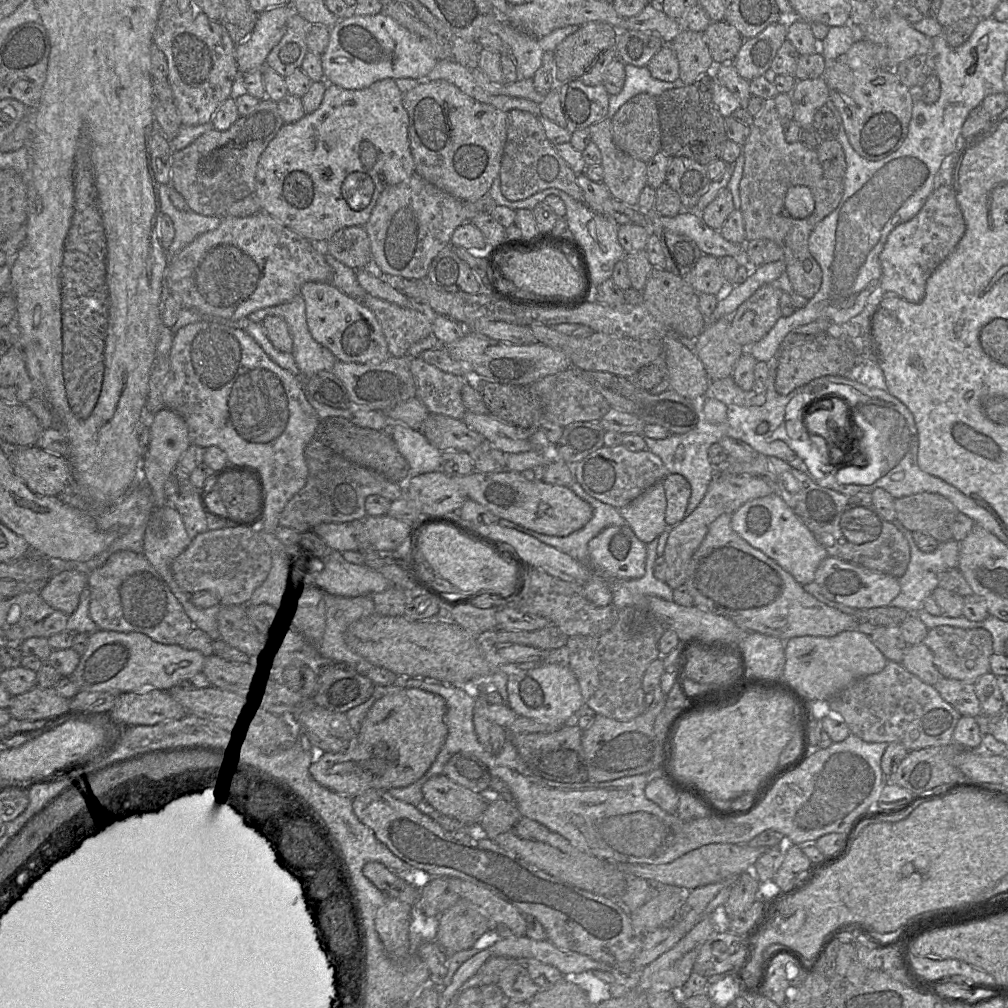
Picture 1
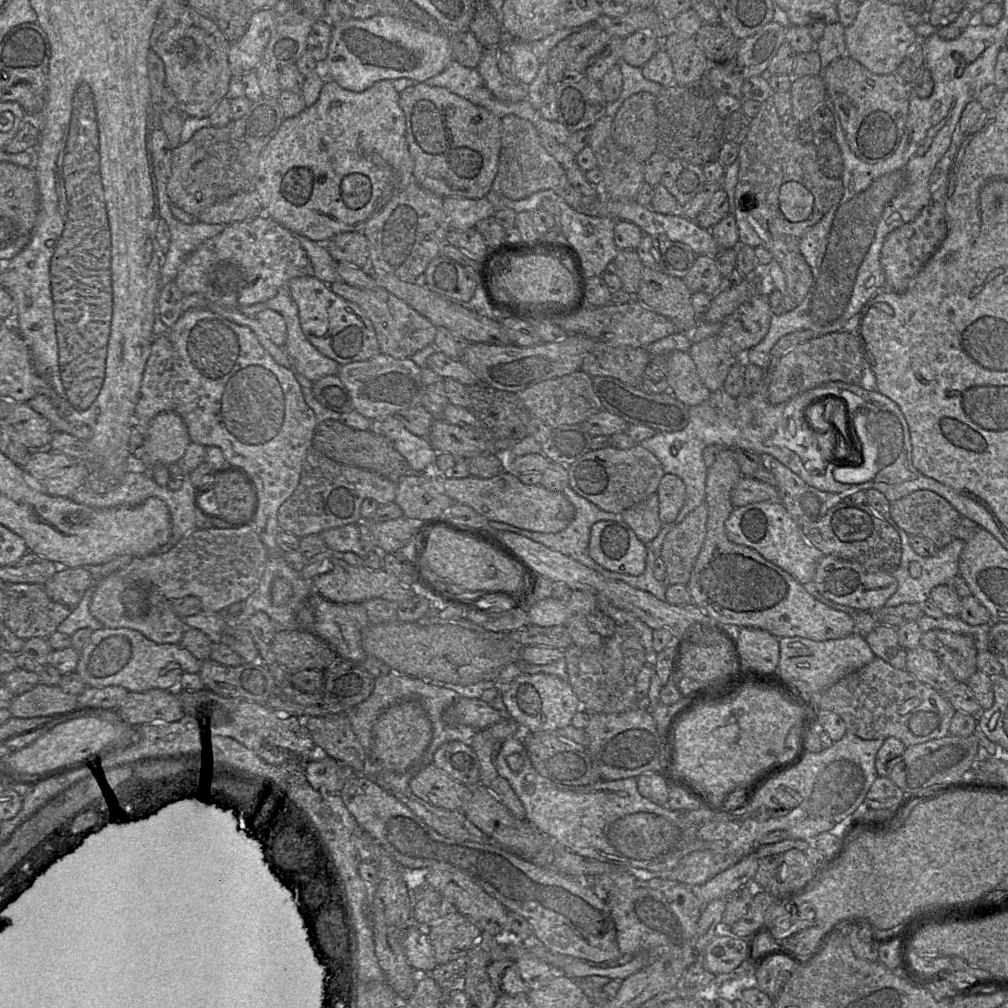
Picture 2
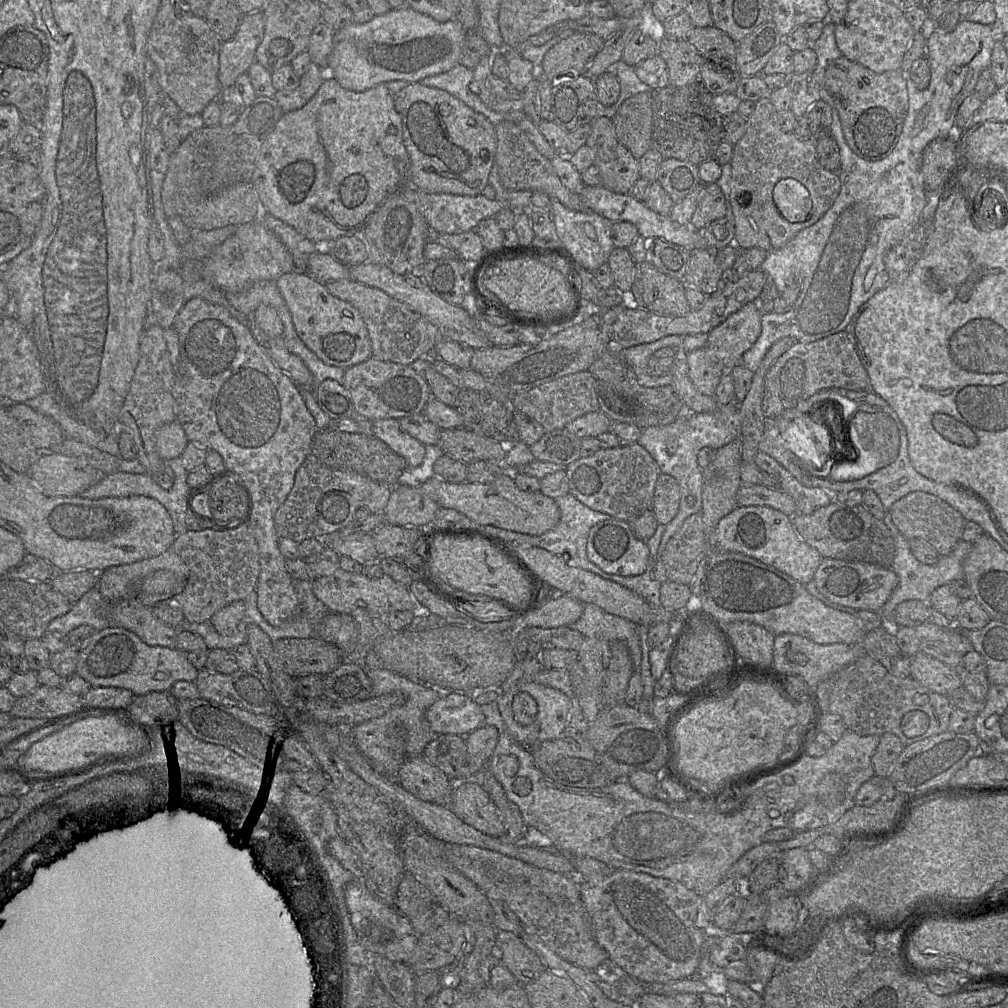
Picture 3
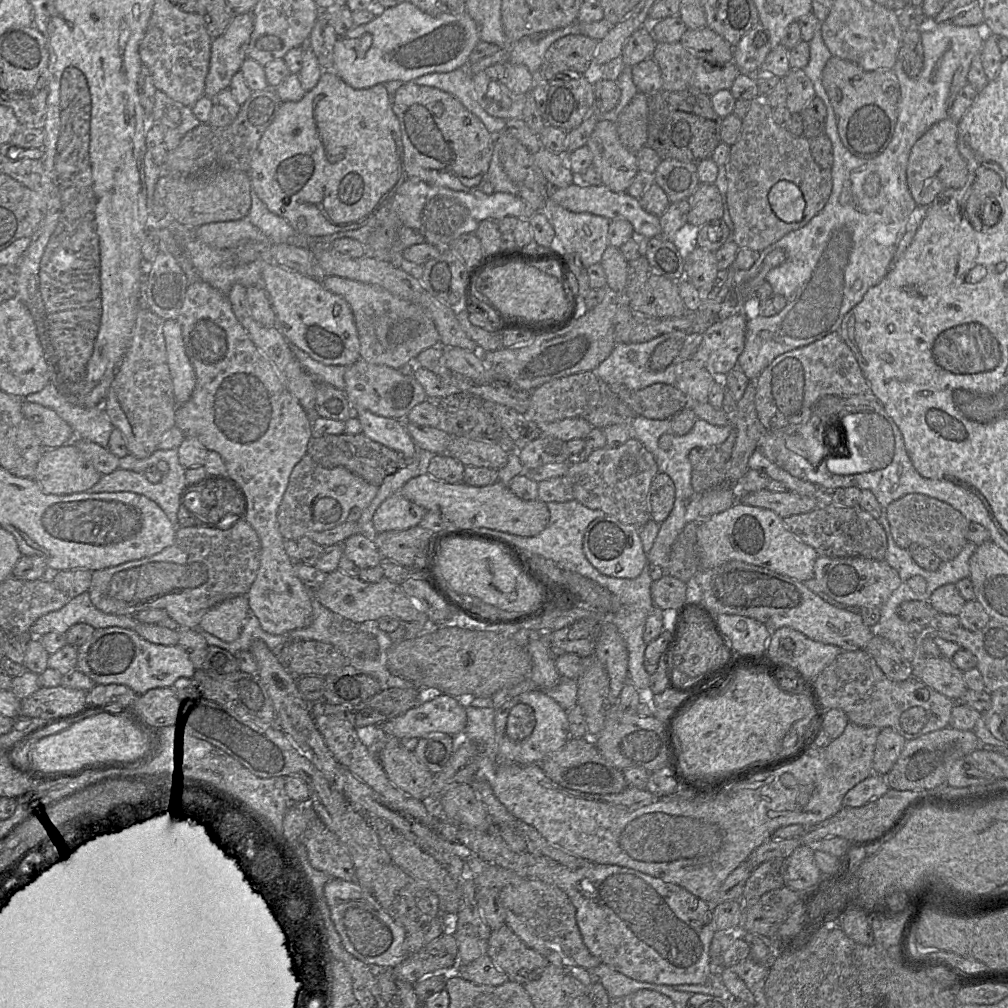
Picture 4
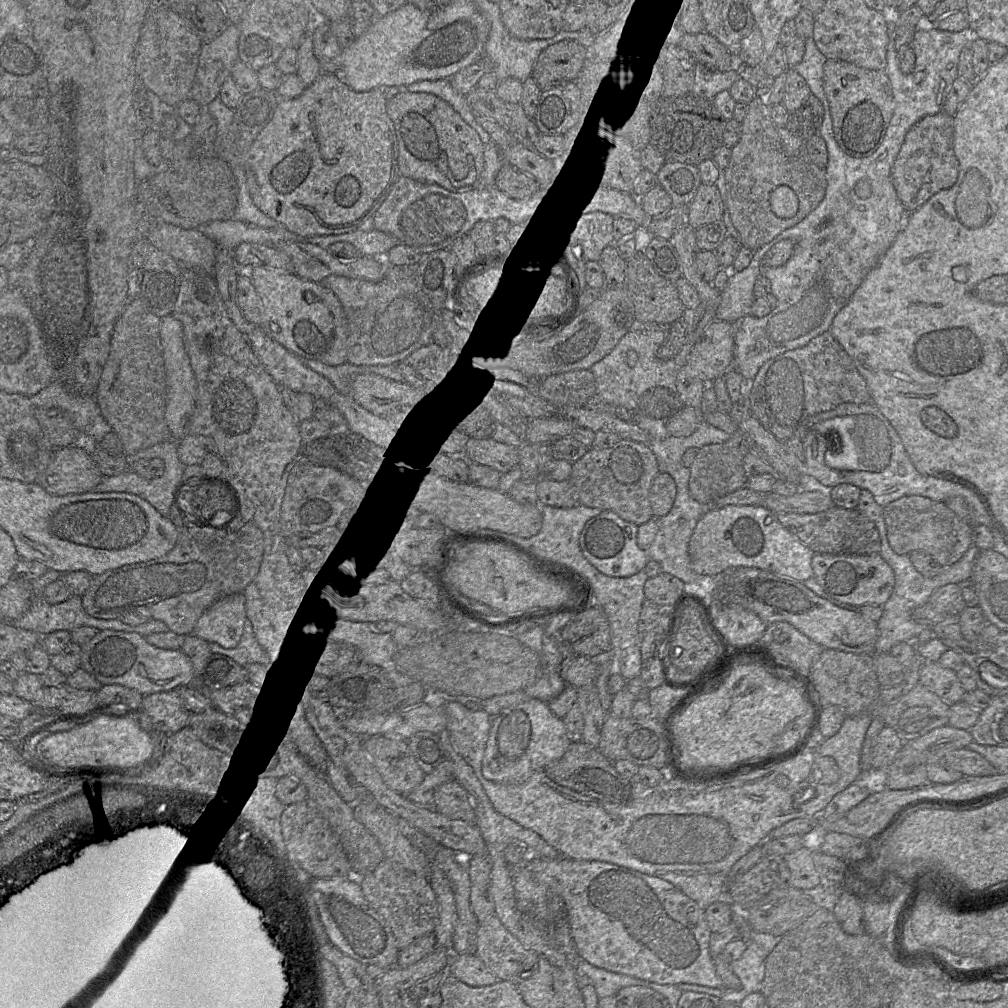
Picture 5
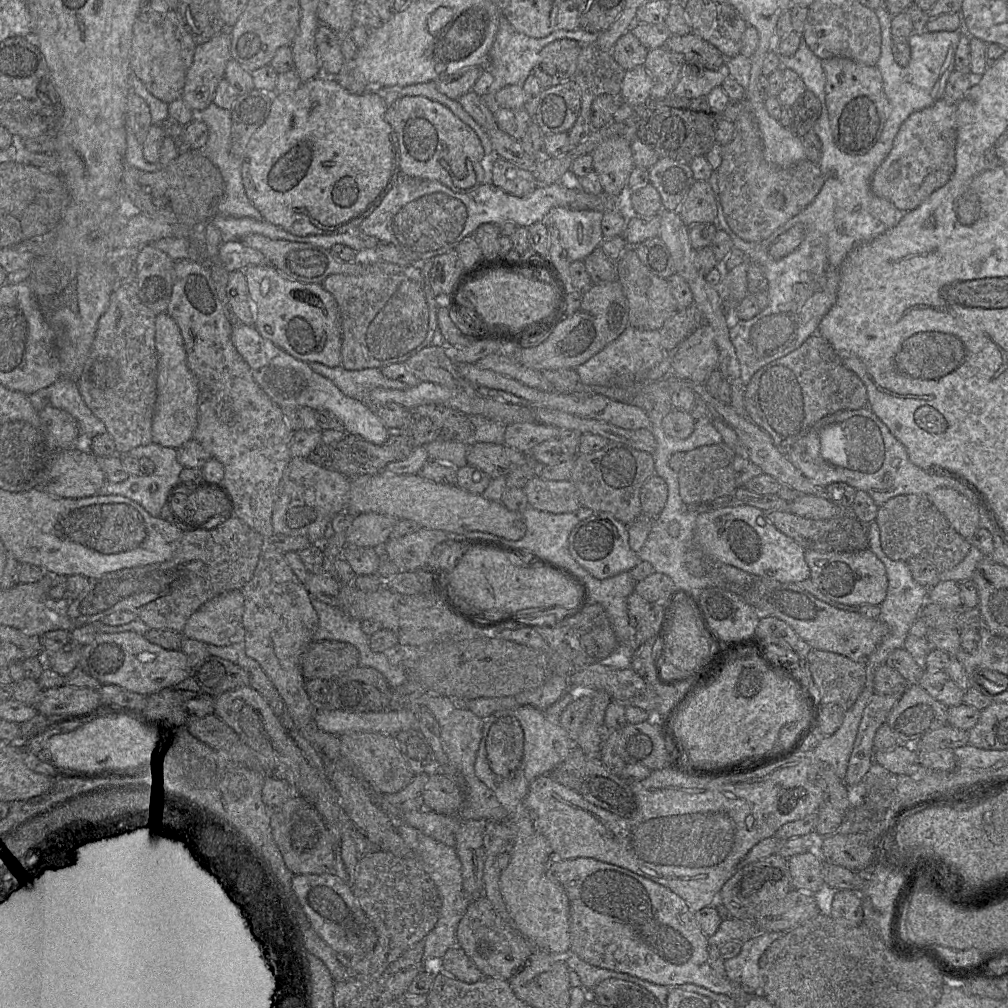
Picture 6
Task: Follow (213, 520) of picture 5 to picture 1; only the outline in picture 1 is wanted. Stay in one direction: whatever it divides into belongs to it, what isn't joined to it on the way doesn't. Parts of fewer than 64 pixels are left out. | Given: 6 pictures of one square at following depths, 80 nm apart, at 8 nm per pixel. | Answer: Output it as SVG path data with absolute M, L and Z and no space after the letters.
M228 469L212 486L201 490L208 510L234 520L249 521L257 517L261 505L261 486L247 469Z

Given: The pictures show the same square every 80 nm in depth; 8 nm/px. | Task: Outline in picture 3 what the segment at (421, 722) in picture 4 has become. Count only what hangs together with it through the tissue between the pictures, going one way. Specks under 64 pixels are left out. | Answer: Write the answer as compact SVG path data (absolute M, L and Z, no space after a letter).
M454 692L432 704L426 719L438 735L466 736L485 725L485 716L469 695Z

